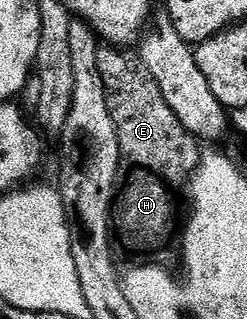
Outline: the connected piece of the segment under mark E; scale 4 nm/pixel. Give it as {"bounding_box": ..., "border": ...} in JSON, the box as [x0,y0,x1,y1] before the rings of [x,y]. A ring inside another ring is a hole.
{"bounding_box":[97,46,201,185],"border":[[[114,46],[100,47],[97,54],[97,67],[101,69],[101,82],[105,82],[105,94],[109,102],[109,114],[113,118],[113,126],[117,126],[117,142],[119,152],[124,161],[127,160],[135,170],[153,172],[160,180],[167,181],[168,185],[186,185],[199,169],[199,157],[201,155],[201,144],[196,137],[192,136],[185,126],[169,110],[169,102],[165,102],[165,97],[161,95],[157,82],[153,82],[153,74],[144,66],[142,60],[134,55],[126,56],[126,51]]]}

